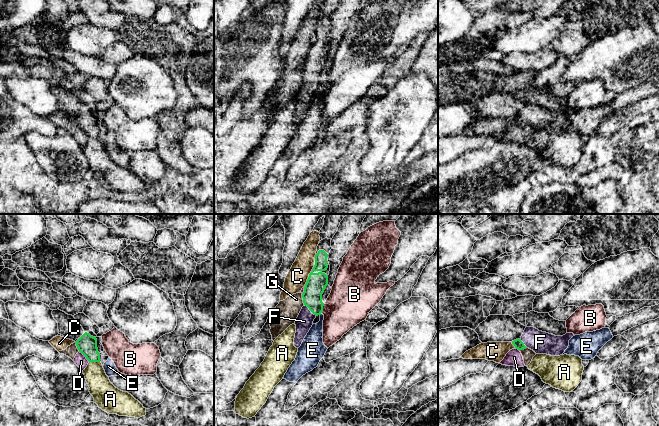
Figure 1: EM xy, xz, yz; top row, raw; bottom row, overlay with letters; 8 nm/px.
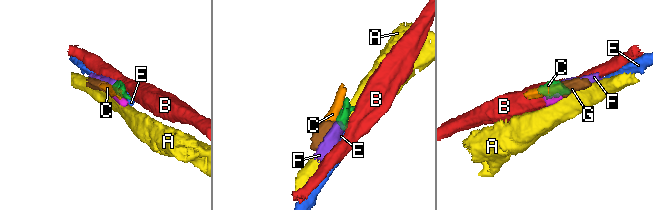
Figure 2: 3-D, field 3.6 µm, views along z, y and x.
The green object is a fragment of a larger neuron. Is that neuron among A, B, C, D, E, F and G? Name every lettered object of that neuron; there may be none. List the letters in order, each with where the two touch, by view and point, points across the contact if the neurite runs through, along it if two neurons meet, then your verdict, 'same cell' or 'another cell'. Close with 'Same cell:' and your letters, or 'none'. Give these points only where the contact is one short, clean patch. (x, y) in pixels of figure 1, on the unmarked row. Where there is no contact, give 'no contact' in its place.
A: contact xy (94, 137); border xy (89, 137), (99, 138); another cell
B: contact xz (322, 84); border xz (324, 79), (321, 88); another cell
C: contact xz (315, 38); border xz (316, 30), (314, 42), (311, 45); another cell
D: contact xy (84, 131); border xy (79, 127), (89, 137); another cell
E: contact xz (320, 89); border xz (321, 88), (319, 90); another cell
F: contact xz (310, 86); way xz (316, 59), (310, 86), (304, 97); same cell
G: contact xz (303, 75); border xz (301, 70), (304, 80); another cell
Same cell: F

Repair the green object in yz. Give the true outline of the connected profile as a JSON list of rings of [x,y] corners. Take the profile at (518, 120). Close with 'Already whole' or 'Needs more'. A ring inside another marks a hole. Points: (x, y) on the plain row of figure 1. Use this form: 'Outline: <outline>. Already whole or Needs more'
Outline: [[[526,103],[521,114],[512,117],[512,120],[518,126],[529,124],[536,130],[560,132],[568,124],[569,116],[573,112],[575,112],[573,109],[555,112],[534,103]]]. Needs more

